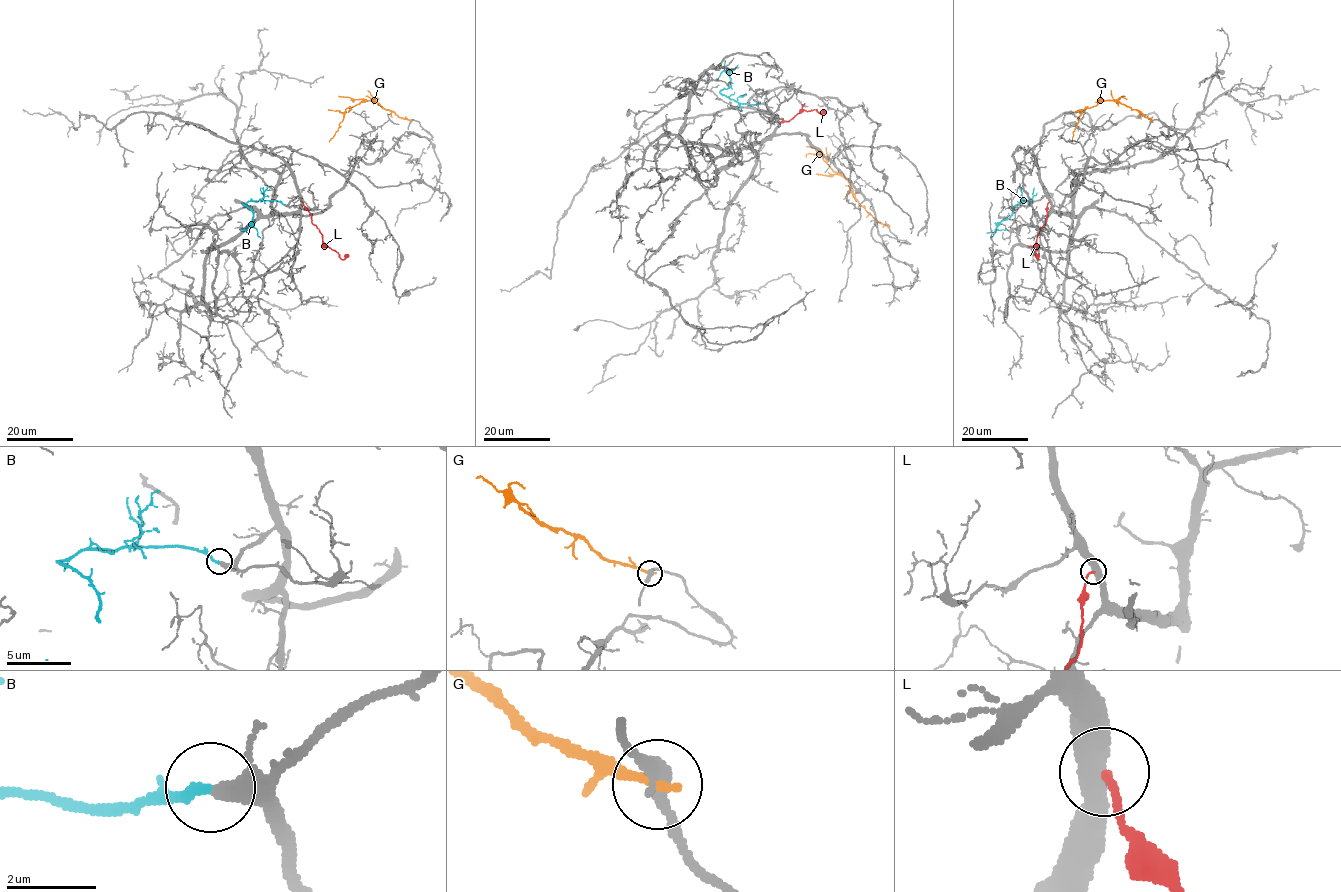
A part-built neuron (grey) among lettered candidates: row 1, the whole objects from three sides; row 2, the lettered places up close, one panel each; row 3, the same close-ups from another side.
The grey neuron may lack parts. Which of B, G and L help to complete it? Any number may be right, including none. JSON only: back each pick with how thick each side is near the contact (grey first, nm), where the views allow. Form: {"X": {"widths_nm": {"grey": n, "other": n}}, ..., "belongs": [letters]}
{"B": {"widths_nm": {"grey": 320, "other": 200}}, "belongs": ["B"]}

